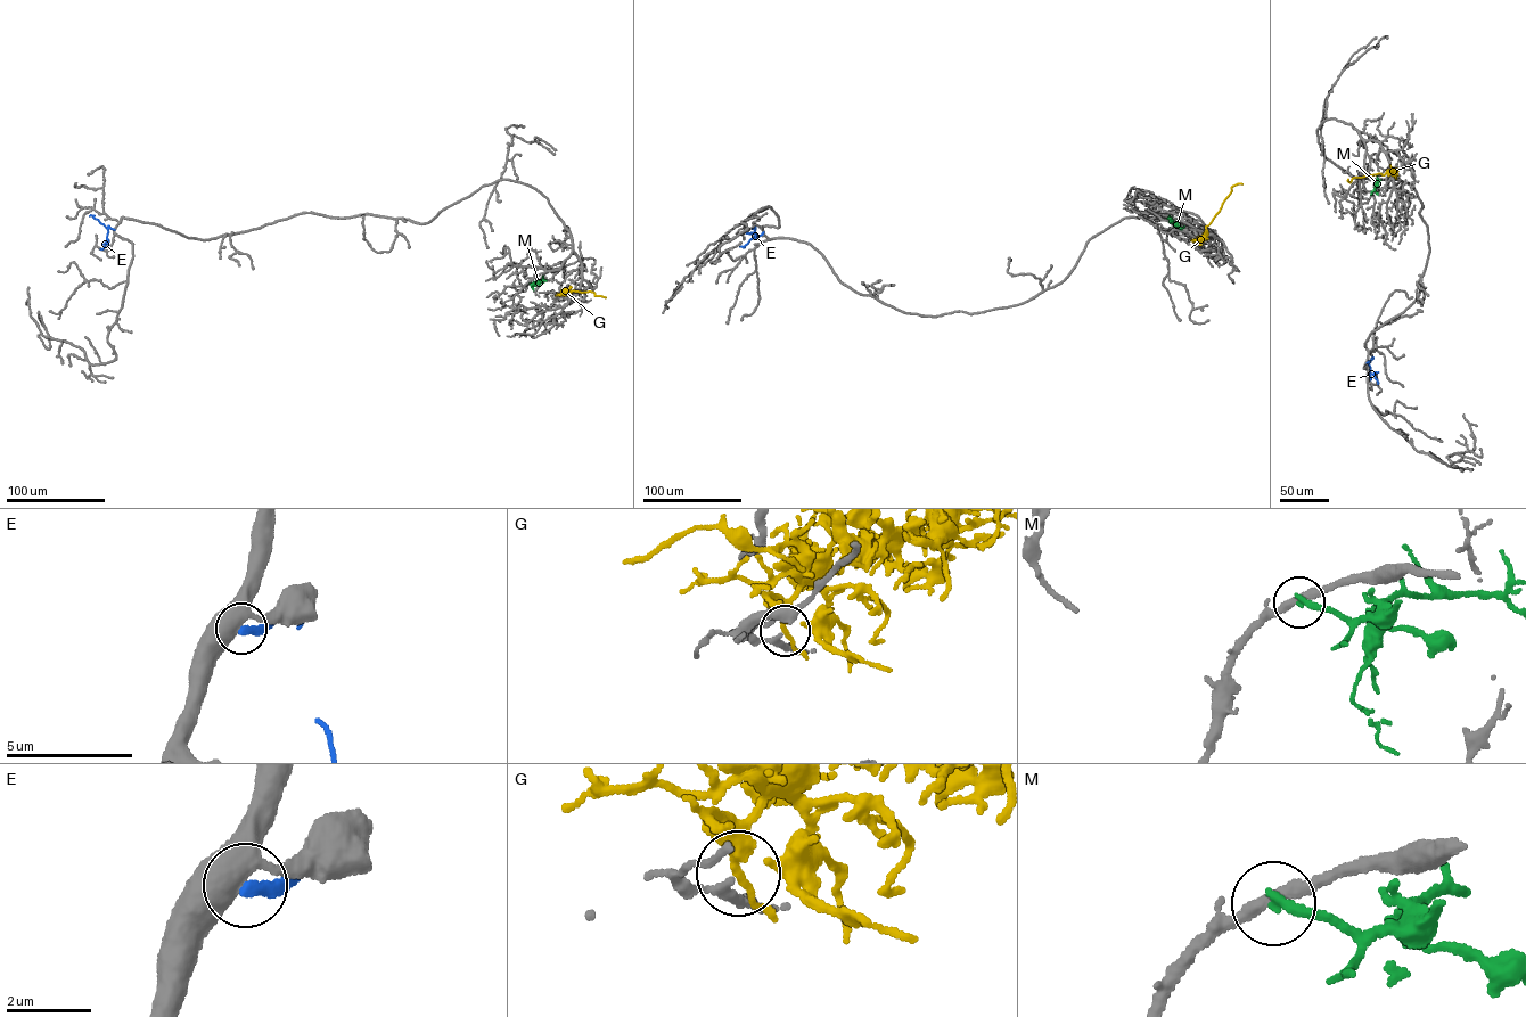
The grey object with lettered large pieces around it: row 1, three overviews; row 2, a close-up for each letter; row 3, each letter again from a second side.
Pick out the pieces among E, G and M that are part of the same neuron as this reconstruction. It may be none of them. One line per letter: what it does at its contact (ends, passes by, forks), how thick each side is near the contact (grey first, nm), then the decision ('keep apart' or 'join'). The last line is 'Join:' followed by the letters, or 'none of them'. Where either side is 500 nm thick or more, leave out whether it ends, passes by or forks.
E: it ends | 440/280 nm | keep apart
G: it passes by | 160/240 nm | keep apart
M: it ends | 280/240 nm | keep apart
Join: none of them

